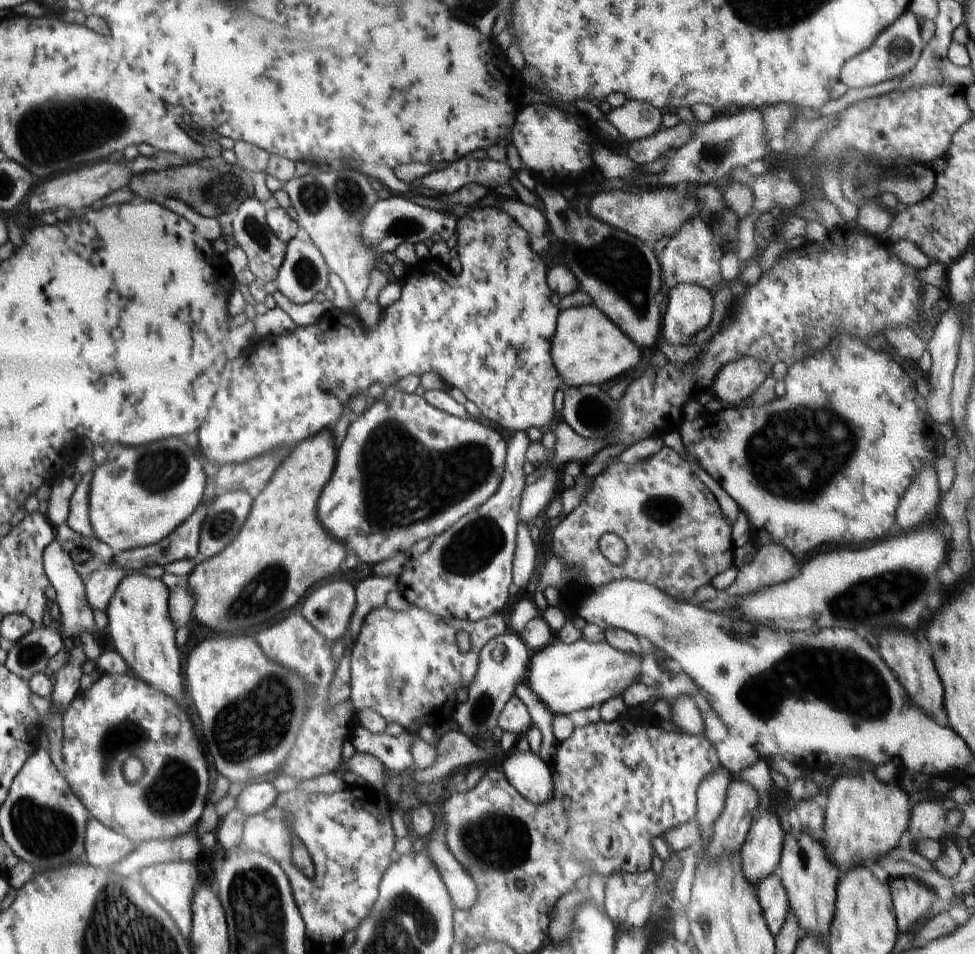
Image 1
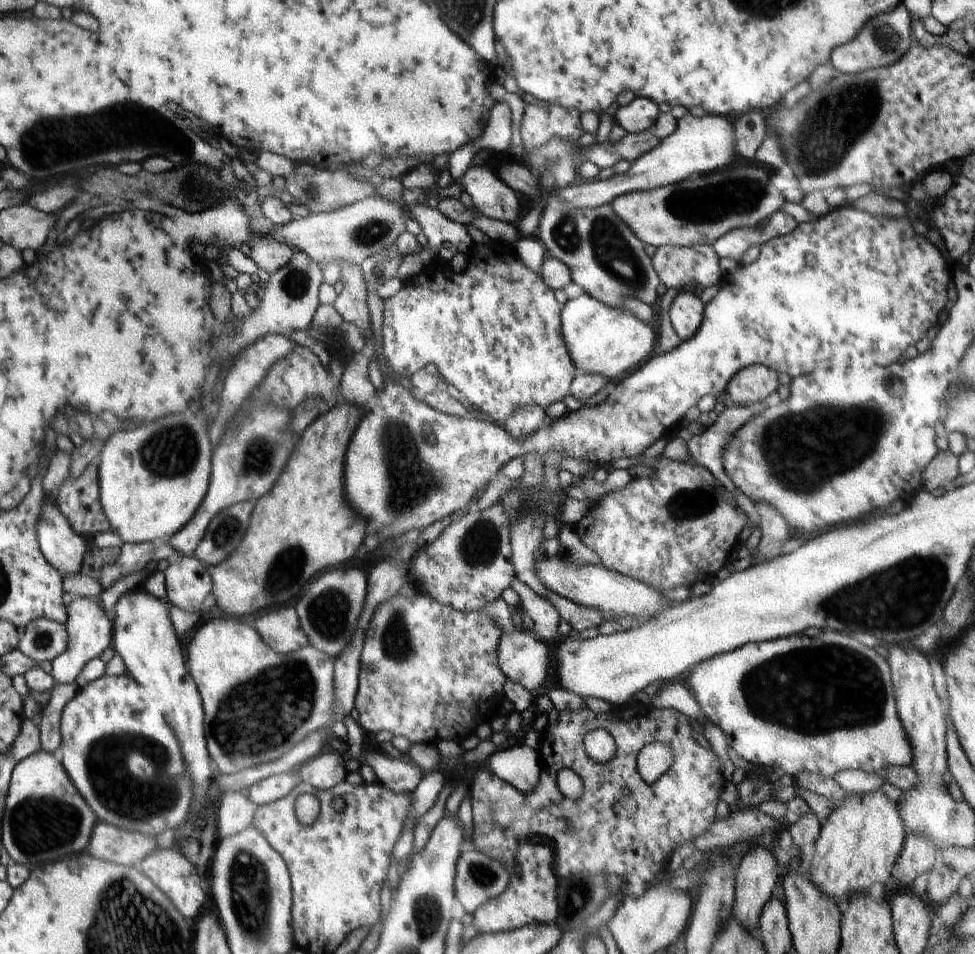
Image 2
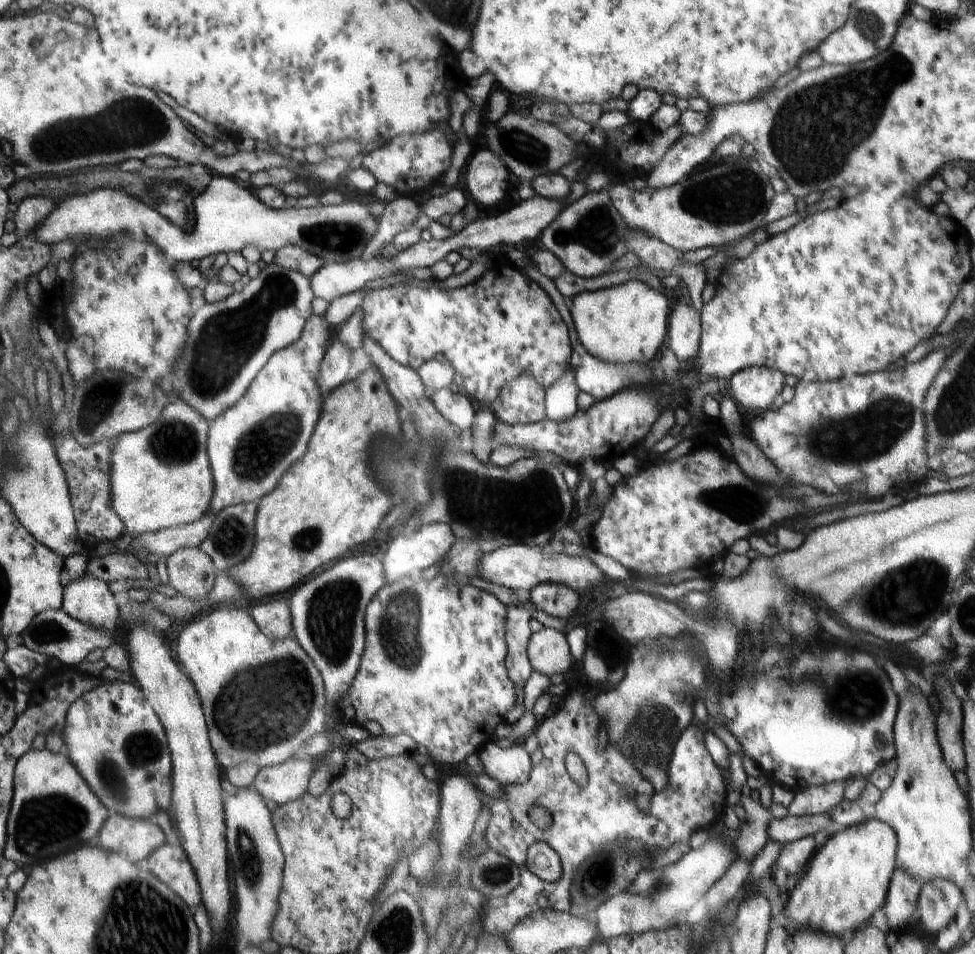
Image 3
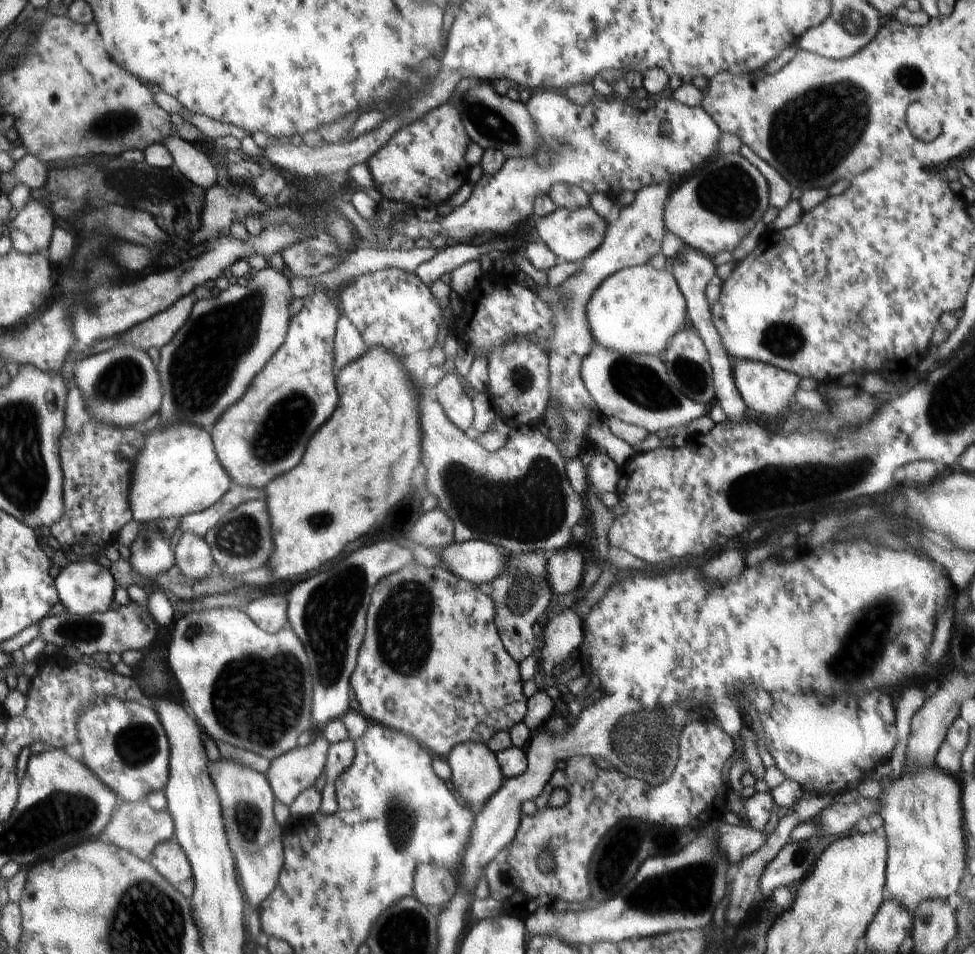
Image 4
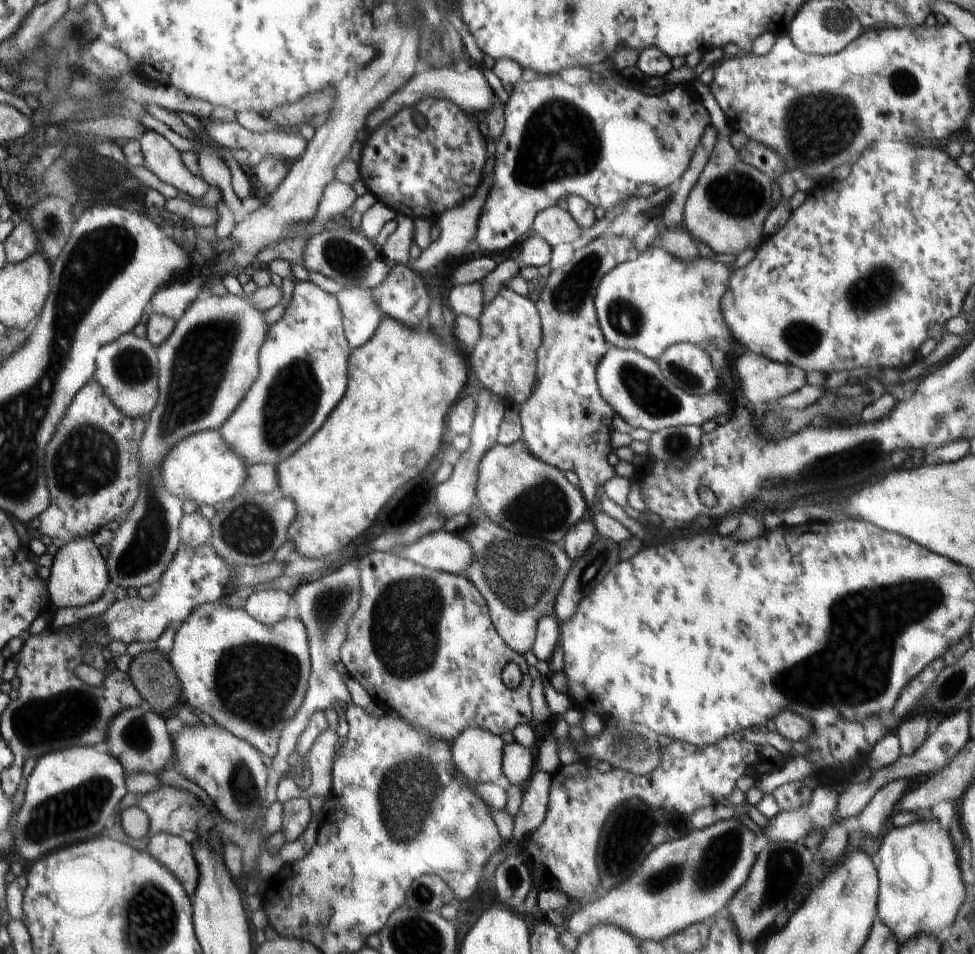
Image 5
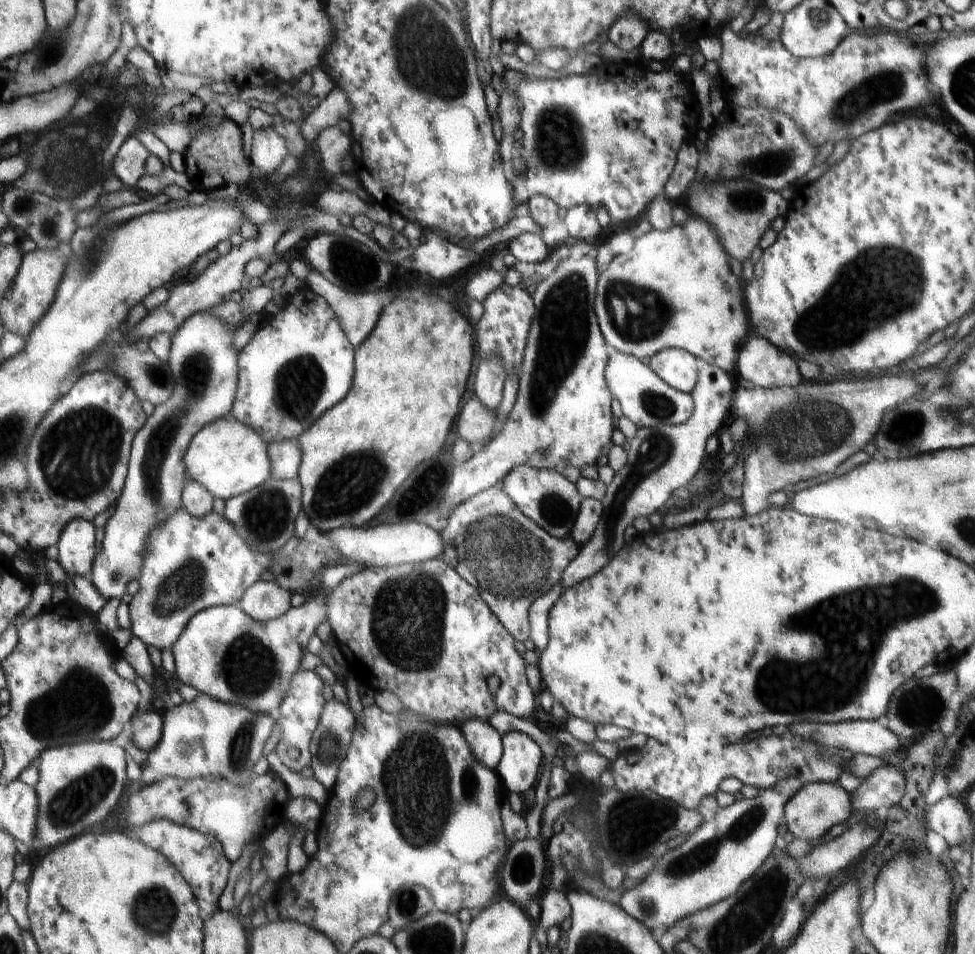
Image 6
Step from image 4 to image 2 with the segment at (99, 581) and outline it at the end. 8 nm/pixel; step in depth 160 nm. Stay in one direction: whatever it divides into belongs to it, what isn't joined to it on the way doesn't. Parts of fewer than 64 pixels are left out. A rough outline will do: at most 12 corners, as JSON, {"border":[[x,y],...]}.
{"border":[[70,596],[64,653],[51,661],[56,684],[76,682],[113,639],[100,602]]}

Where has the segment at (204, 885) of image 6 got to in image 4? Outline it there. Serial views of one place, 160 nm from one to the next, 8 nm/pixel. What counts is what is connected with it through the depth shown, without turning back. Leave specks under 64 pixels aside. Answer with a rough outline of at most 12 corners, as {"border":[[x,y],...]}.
{"border":[[176,840],[161,842],[148,860],[174,888],[193,896],[196,879]]}

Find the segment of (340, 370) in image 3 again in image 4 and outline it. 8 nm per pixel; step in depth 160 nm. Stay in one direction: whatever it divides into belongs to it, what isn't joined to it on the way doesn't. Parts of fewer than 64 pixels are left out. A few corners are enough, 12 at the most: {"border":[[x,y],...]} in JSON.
{"border":[[344,314],[334,339],[336,372],[366,351],[364,339]]}

